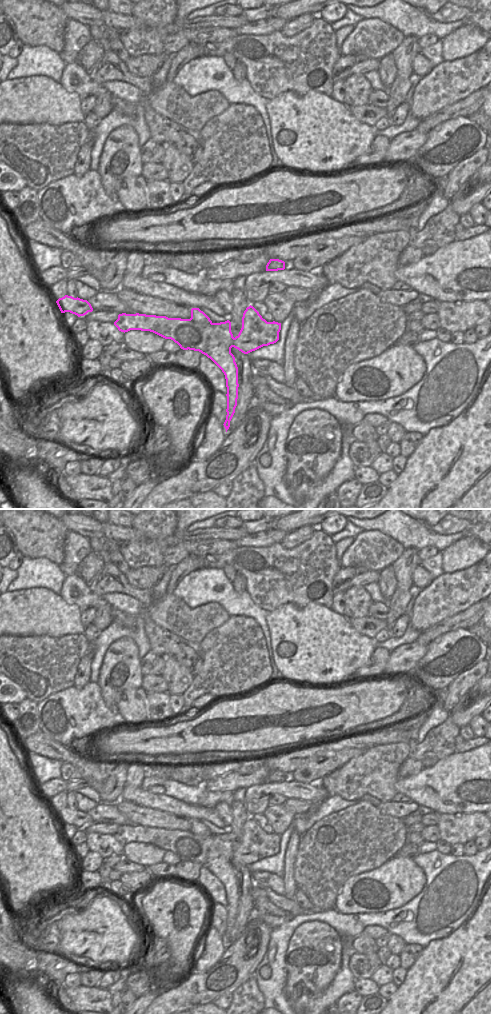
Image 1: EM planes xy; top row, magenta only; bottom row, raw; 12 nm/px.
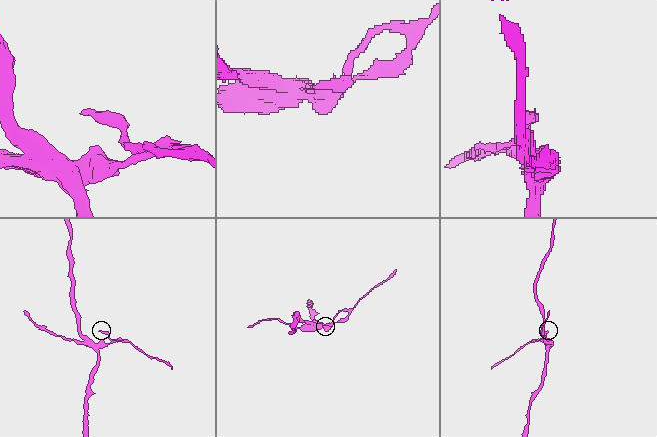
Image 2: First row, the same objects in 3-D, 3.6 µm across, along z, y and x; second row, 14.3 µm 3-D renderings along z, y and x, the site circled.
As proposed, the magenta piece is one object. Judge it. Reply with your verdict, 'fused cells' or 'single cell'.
fused cells

